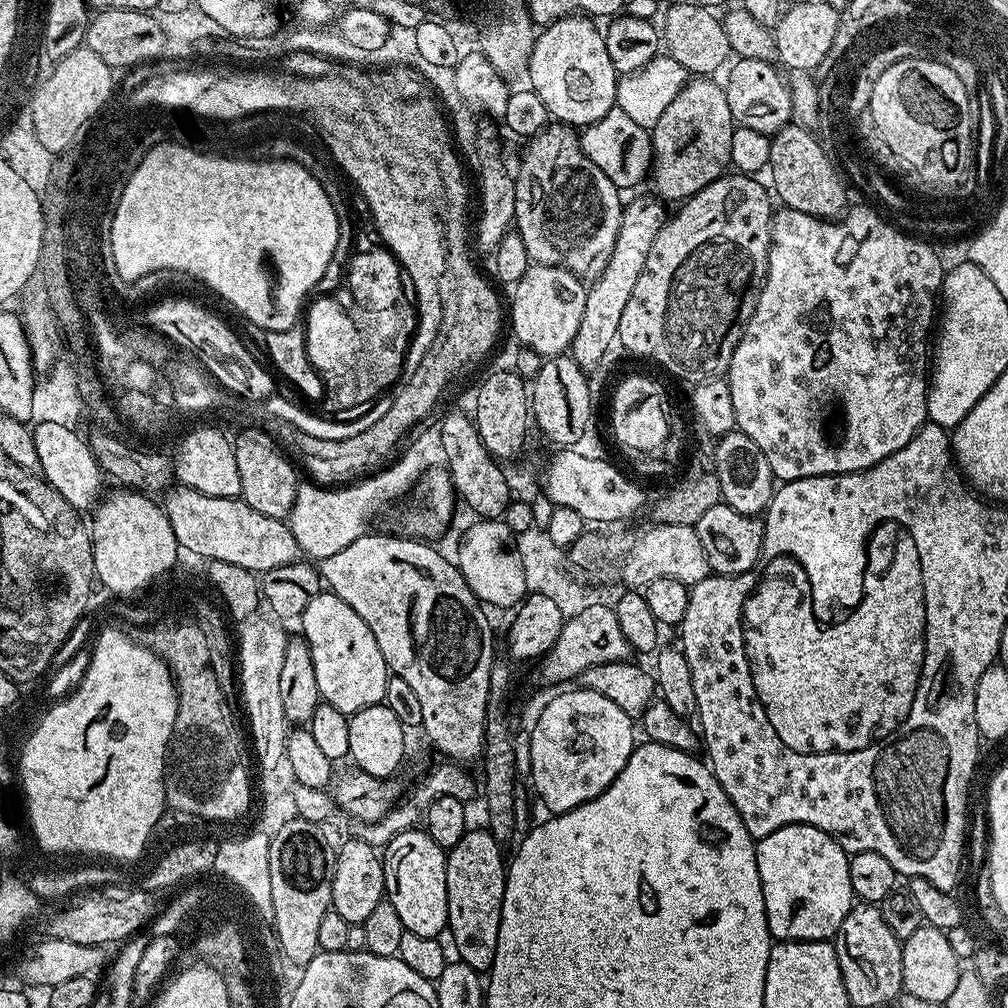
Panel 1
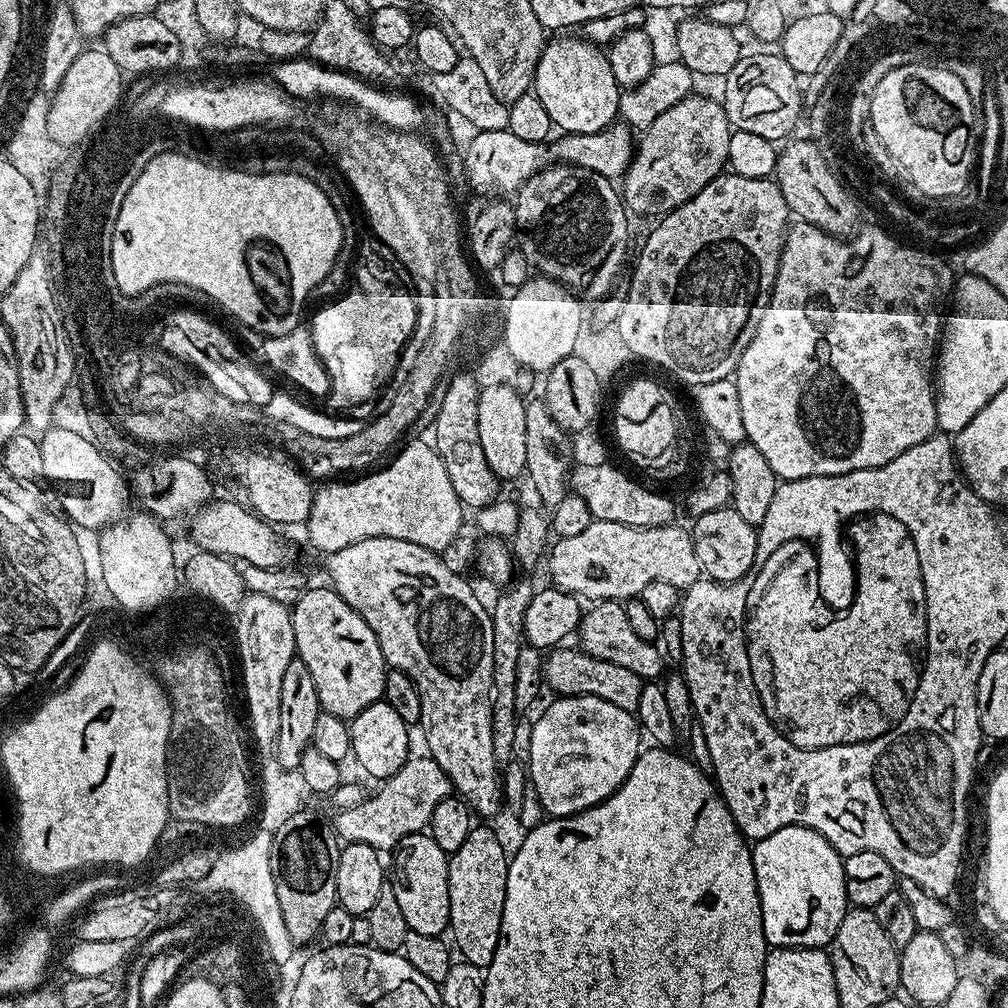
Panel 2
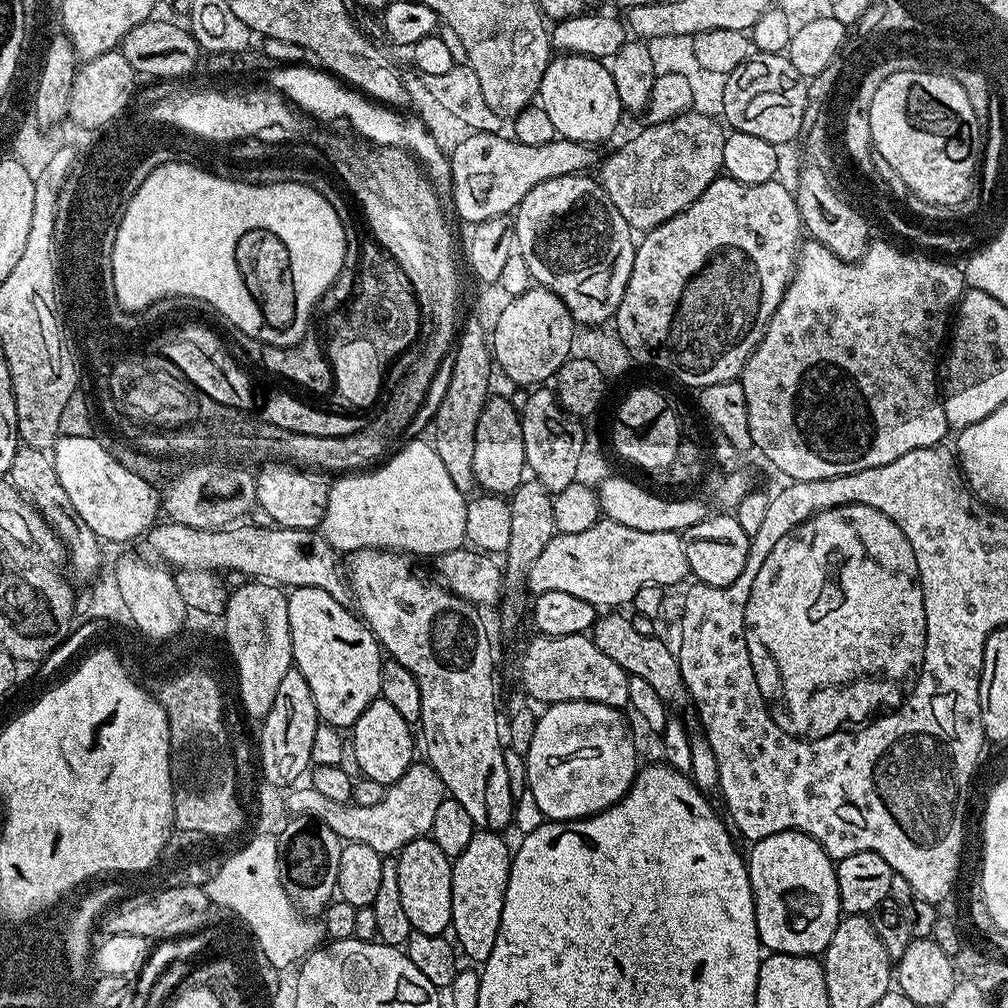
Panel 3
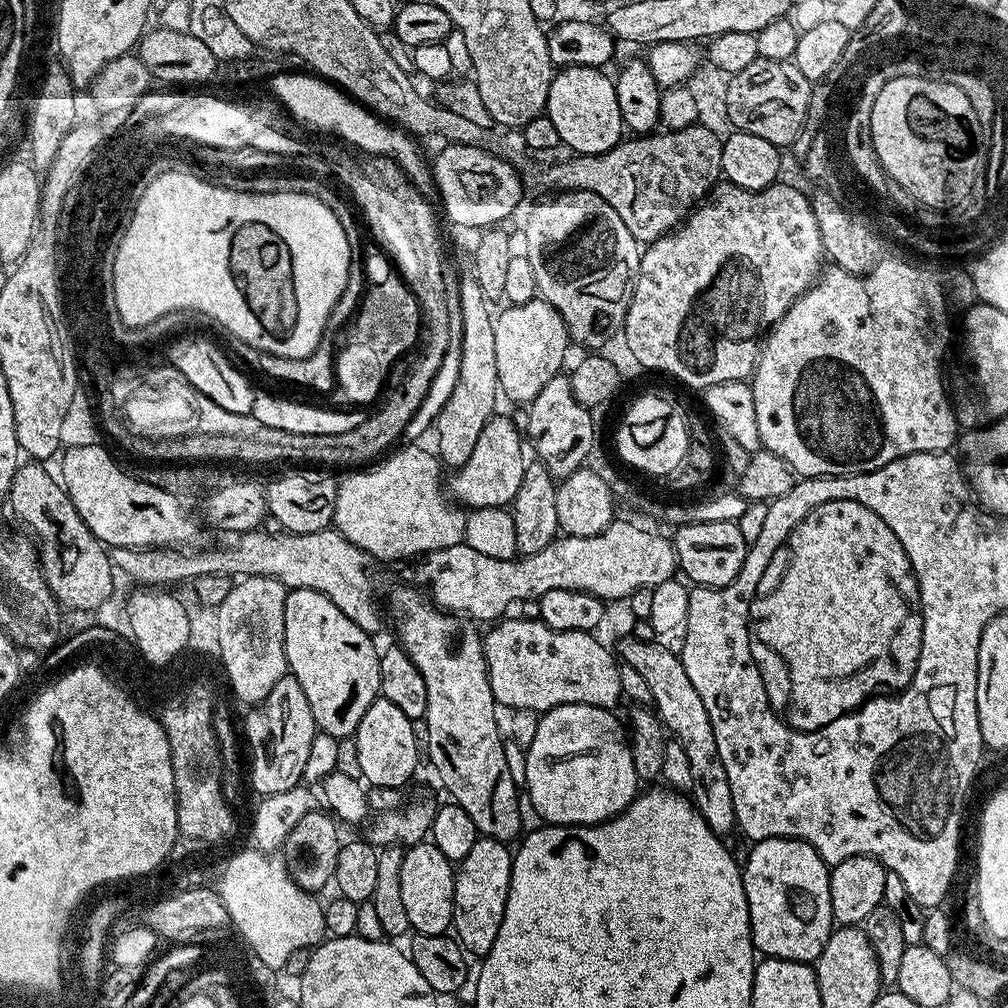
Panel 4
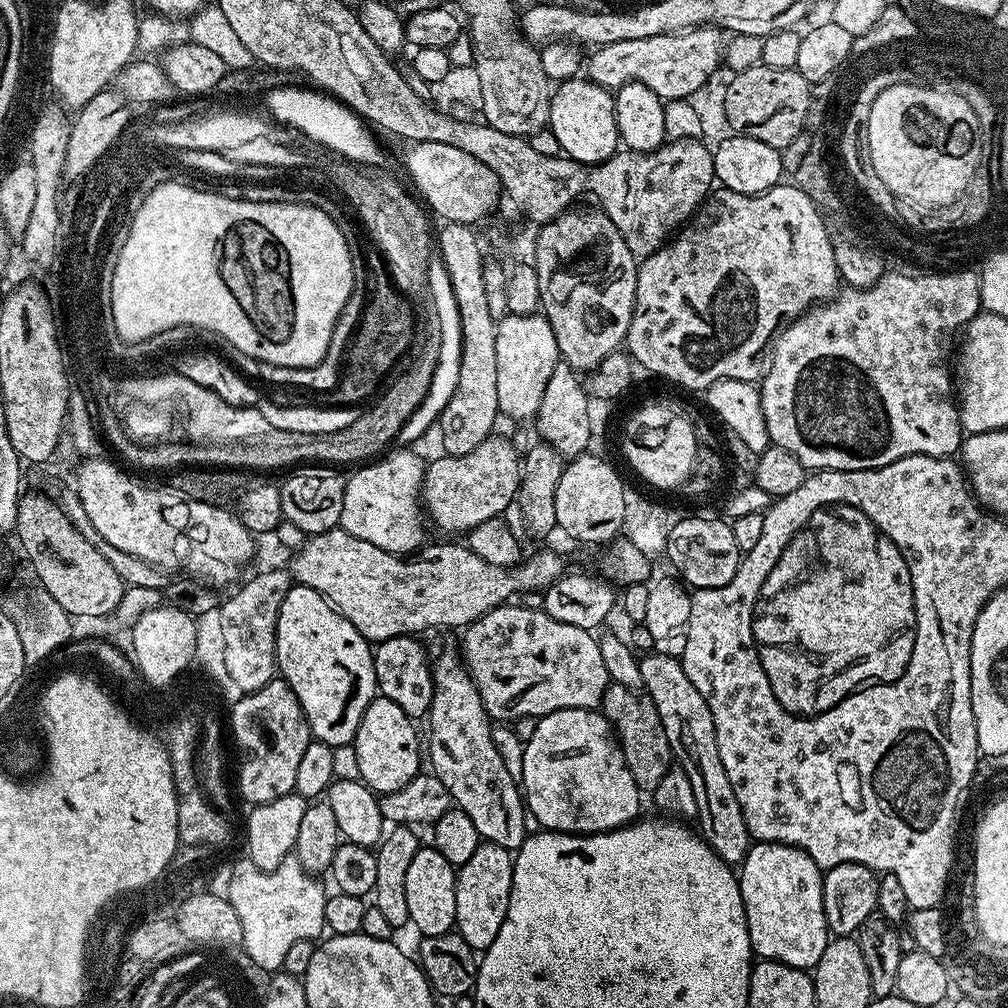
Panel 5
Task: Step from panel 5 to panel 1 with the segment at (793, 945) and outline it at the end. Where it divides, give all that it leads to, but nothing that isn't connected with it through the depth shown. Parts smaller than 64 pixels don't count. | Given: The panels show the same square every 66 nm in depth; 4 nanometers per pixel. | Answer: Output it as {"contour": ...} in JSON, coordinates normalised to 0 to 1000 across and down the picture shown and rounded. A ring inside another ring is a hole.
{"contour":[[[785,817],[768,823],[768,827],[753,830],[750,839],[750,858],[760,899],[760,915],[767,934],[820,933],[824,934],[846,899],[843,879],[842,846],[826,829],[803,817]]]}

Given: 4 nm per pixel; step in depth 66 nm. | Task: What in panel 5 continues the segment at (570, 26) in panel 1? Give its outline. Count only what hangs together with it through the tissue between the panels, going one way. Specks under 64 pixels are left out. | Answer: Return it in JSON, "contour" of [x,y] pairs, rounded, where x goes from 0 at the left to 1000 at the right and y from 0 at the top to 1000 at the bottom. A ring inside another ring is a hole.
{"contour":[[[564,77],[551,84],[544,126],[554,137],[556,149],[564,159],[584,165],[597,163],[611,154],[615,134],[611,124],[611,100],[602,87],[582,77]]]}

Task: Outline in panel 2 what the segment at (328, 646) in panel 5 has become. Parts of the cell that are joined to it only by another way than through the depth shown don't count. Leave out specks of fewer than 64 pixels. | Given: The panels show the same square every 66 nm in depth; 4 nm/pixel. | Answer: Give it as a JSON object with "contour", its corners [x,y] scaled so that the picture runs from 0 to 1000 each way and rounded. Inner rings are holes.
{"contour":[[[307,582],[289,600],[290,620],[292,621],[292,637],[294,651],[308,665],[308,673],[312,673],[312,681],[315,685],[317,701],[322,706],[338,710],[348,715],[363,700],[374,697],[381,689],[381,669],[383,660],[371,625],[345,598],[328,582]]]}

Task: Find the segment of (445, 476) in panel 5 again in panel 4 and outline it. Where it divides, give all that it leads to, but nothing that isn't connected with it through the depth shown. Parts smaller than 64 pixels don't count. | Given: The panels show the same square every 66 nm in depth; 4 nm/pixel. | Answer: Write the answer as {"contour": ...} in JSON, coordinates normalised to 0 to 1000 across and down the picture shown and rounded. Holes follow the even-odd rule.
{"contour":[[[488,412],[482,423],[478,423],[478,431],[474,431],[474,439],[466,449],[466,454],[462,454],[460,461],[447,469],[445,476],[443,473],[442,484],[447,495],[455,498],[461,505],[499,504],[507,501],[508,495],[514,490],[514,482],[518,482],[522,440],[518,436],[517,426],[512,426],[511,419],[504,413],[496,412]]]}

